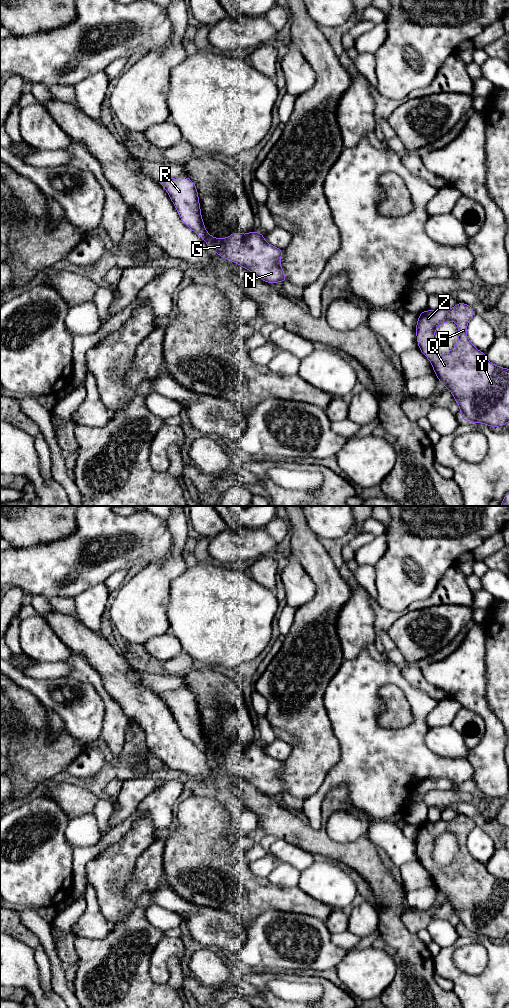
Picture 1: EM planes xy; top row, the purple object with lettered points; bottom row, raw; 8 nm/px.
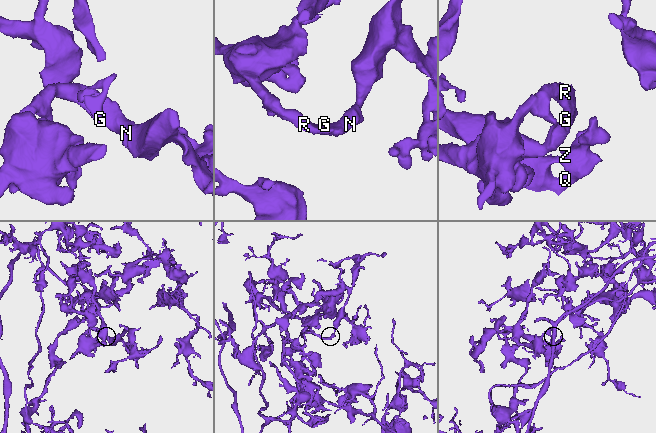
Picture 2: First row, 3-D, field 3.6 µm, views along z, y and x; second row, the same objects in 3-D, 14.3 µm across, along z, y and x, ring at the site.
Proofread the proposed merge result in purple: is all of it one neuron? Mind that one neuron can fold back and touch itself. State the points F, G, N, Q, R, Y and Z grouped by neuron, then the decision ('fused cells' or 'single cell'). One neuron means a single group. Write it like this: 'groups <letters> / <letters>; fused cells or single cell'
groups F G N Q R Y Z; single cell

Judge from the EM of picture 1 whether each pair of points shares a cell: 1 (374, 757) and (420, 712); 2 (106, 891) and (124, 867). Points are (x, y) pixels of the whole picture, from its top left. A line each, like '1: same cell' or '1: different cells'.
1: same cell
2: same cell

